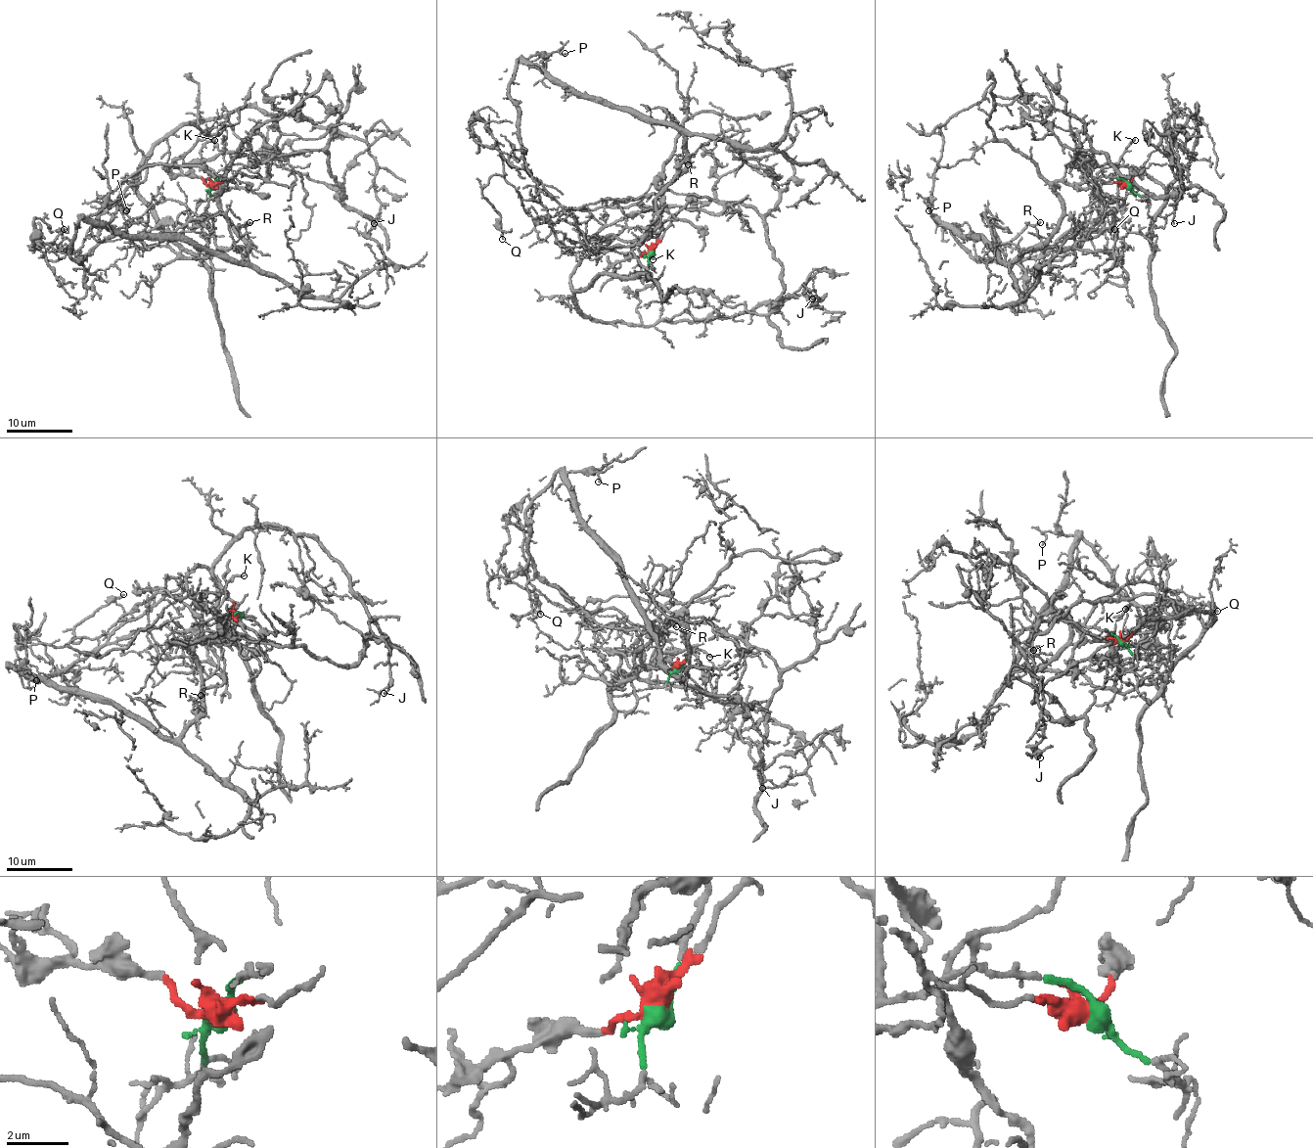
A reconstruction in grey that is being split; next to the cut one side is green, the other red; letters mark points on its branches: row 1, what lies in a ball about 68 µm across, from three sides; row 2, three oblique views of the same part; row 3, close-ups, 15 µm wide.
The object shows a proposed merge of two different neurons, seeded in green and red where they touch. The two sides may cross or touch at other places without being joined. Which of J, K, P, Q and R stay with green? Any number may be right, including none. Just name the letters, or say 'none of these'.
K, P, R

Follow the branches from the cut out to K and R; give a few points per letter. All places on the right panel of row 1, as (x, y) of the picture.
K: (1128, 186), (1116, 177), (1096, 176), (1103, 167), (1112, 165), (1134, 139)
R: (1128, 186), (1102, 176), (1073, 184), (1059, 181), (1055, 193), (1062, 219), (1045, 239), (1035, 227), (1040, 222)

